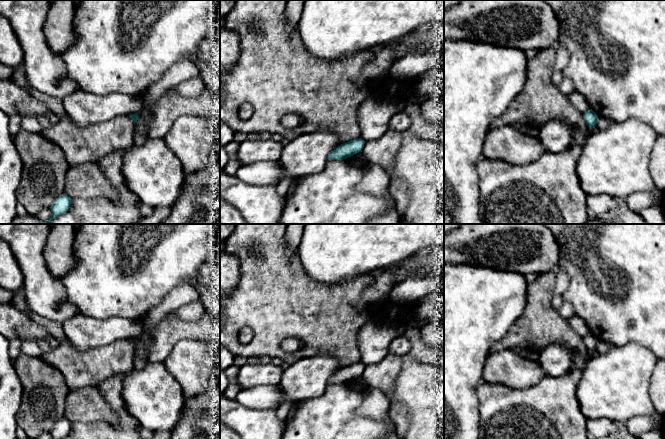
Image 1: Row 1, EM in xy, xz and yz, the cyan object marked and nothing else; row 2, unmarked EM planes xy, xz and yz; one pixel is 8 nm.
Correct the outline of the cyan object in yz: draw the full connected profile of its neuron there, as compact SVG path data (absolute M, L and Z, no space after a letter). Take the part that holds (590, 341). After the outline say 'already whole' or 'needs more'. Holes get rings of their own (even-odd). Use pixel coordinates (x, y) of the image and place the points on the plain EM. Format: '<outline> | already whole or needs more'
M592 333L588 334L583 338L583 343L585 344L587 350L589 351L595 352L597 347L597 342L598 339Z | already whole

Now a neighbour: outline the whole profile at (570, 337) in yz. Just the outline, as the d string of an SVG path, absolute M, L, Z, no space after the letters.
M556 270L539 274L538 277L528 283L526 305L522 315L512 324L507 334L493 344L490 352L500 352L515 347L527 351L539 352L541 349L552 344L563 344L573 354L572 369L583 370L588 361L589 350L577 333L569 326L558 310L552 307L551 301L554 296L556 283Z

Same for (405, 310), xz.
M414 302L409 303L407 305L400 304L400 313L399 313L398 317L395 318L393 321L387 321L387 322L391 322L391 323L394 323L397 325L406 326L407 318L413 312L413 307L414 307Z

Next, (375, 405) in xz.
M368 387L364 399L356 410L357 414L374 420L392 422L389 417L389 400L378 389Z

